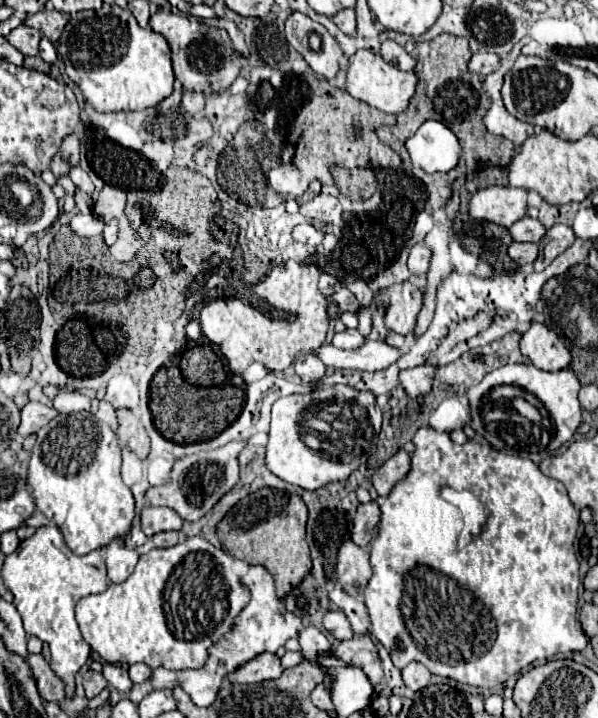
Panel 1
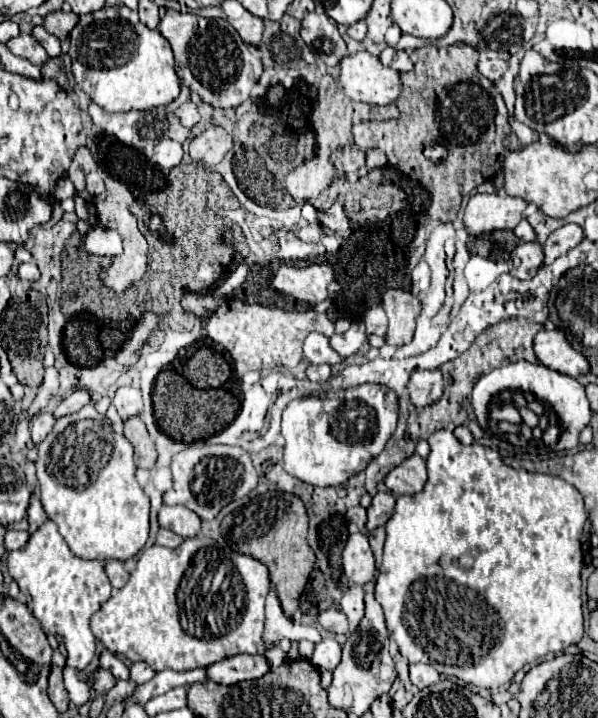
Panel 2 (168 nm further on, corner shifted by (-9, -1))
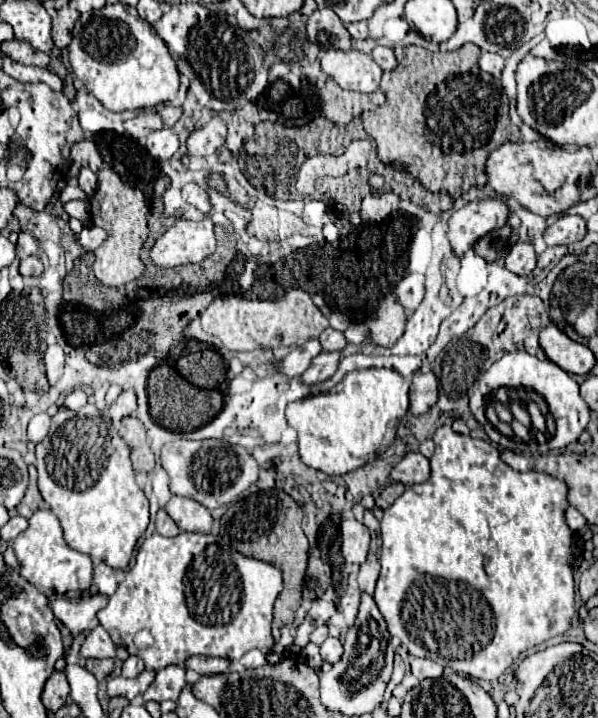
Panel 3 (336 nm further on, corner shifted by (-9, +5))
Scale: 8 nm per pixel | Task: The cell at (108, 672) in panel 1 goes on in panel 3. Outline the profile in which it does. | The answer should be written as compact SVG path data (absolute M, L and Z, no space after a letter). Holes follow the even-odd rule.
M98 625L96 629L92 629L80 649L80 653L88 659L88 657L94 657L94 659L116 659L116 645L112 643L110 635L102 629L102 625Z

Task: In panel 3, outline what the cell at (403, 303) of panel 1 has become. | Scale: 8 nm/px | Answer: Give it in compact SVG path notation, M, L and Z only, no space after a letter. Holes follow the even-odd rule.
M394 293L386 295L376 311L376 317L368 321L372 343L392 347L402 337L402 331L406 331L406 319L406 311L402 311L402 303L398 303L398 297Z

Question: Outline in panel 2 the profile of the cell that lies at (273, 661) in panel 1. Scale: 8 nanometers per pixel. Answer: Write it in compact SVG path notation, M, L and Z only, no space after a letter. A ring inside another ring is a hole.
M234 655L206 667L206 677L220 685L234 685L240 681L258 679L268 673L268 661L254 655Z

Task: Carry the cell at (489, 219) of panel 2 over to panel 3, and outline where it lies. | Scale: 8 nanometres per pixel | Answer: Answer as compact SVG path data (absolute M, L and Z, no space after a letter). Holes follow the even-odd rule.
M482 199L470 201L462 209L454 211L450 217L450 243L456 255L462 255L474 245L476 239L484 237L488 231L504 227L510 217L510 209L504 199Z

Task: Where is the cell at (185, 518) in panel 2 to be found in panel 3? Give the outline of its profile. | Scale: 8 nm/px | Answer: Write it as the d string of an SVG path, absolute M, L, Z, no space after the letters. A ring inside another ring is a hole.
M172 497L164 511L174 519L180 531L196 531L196 533L210 533L212 515L206 507L202 507L194 499L186 497Z

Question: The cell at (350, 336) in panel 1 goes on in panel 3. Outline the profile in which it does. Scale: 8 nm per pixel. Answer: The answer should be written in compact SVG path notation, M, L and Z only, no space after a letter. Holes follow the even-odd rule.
M332 327L324 329L318 339L320 339L324 351L342 351L346 347L346 343L348 343L346 337L344 337L344 333L342 331L336 331Z

